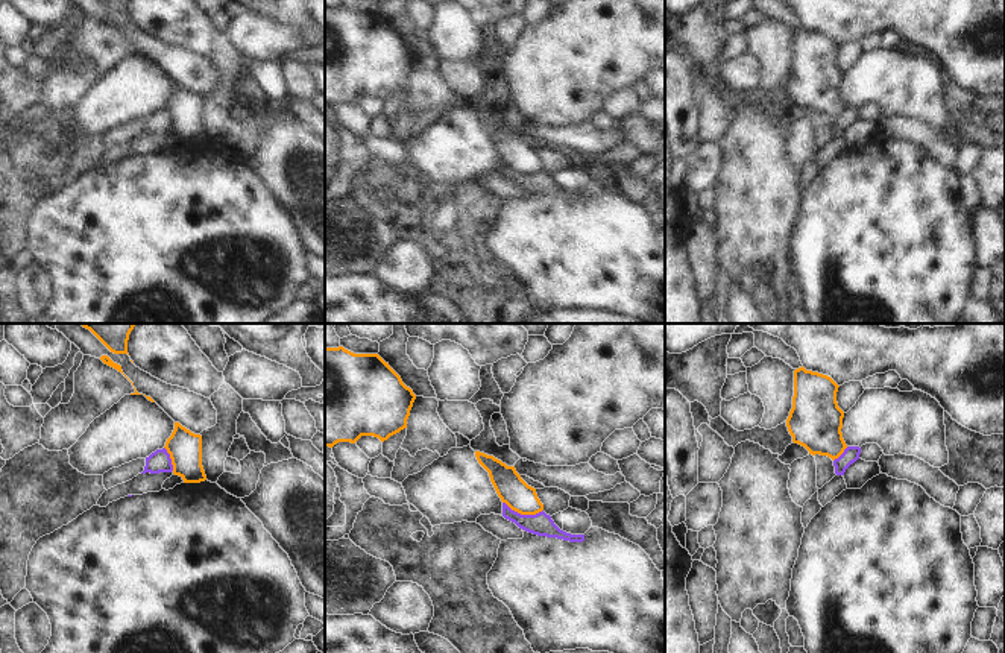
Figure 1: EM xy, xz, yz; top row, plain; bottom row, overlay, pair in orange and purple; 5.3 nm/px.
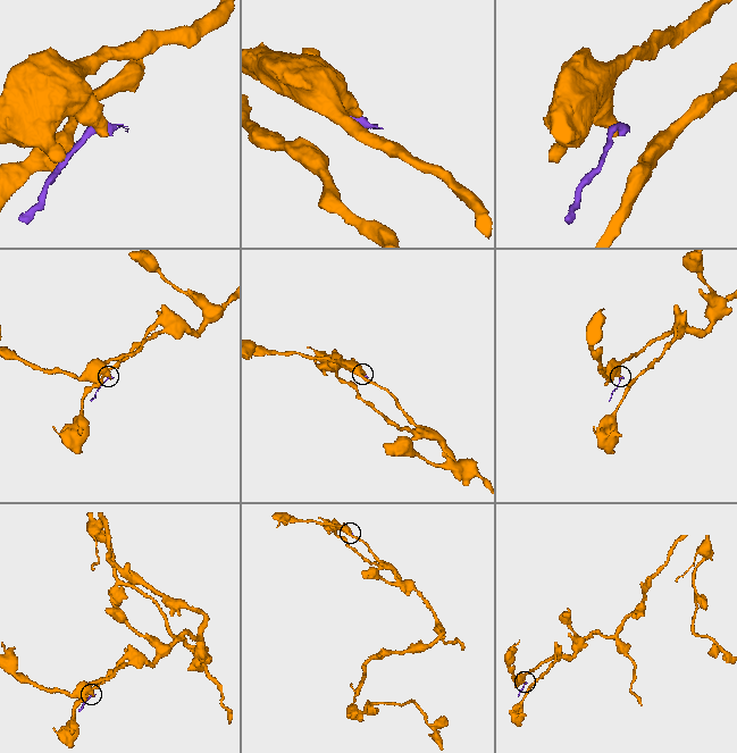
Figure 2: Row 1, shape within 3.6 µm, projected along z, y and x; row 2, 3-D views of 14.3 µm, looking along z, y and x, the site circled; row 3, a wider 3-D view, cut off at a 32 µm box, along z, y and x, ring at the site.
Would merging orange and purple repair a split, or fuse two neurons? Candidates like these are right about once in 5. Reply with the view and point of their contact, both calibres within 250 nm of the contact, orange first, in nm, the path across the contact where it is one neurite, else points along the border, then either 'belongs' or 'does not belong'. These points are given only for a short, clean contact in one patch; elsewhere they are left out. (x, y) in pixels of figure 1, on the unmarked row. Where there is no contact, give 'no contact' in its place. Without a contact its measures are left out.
xz (522, 173) | 160/120 nm | along xz (503, 161), (521, 173), (538, 173), (542, 170) | does not belong

